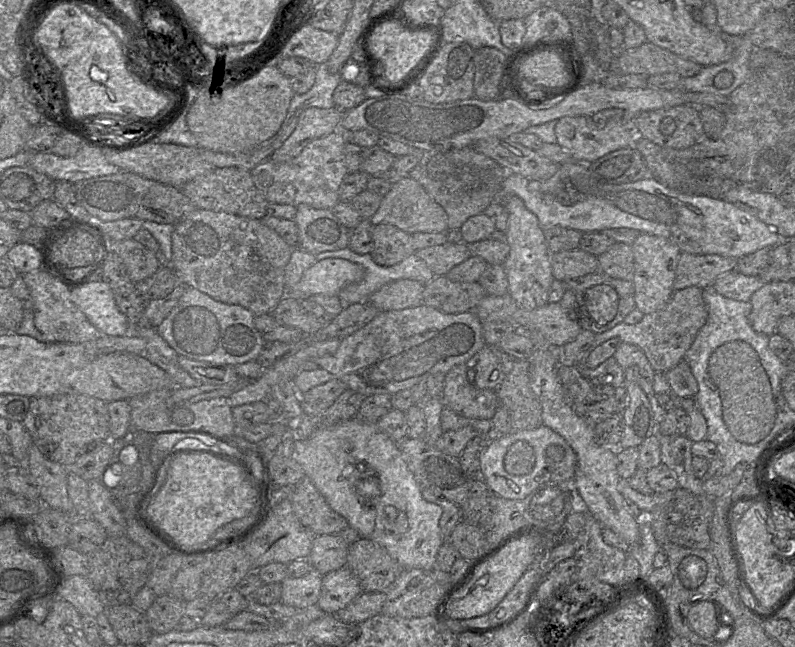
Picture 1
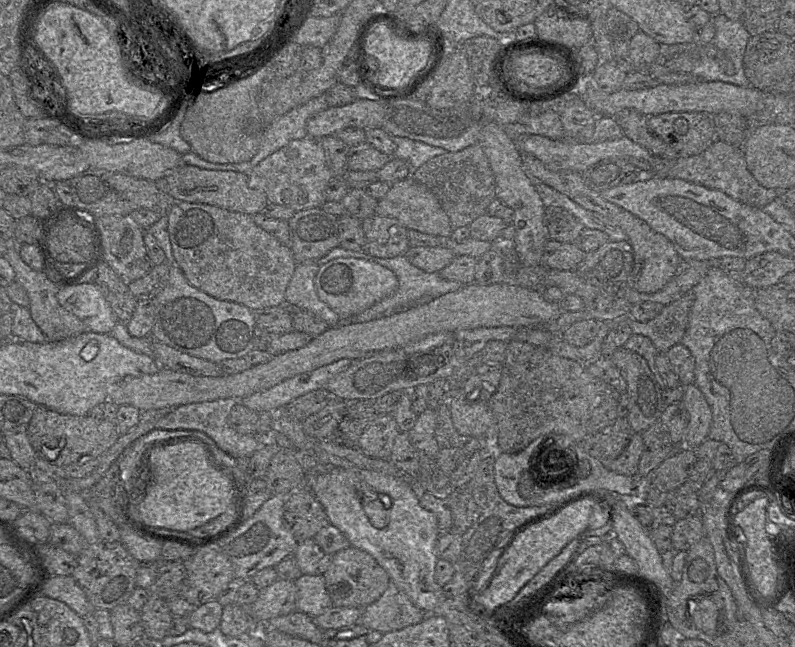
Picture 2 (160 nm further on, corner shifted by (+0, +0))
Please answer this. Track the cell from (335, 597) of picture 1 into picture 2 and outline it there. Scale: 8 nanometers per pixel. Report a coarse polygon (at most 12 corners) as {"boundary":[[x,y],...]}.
{"boundary":[[302,574],[296,610],[314,617],[331,606],[323,575]]}

